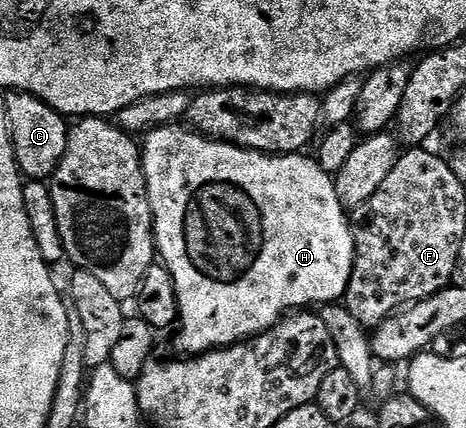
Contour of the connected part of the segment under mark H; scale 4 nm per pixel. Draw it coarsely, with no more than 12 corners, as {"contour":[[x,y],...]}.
{"contour":[[144,134],[178,354],[344,298],[331,174]]}

